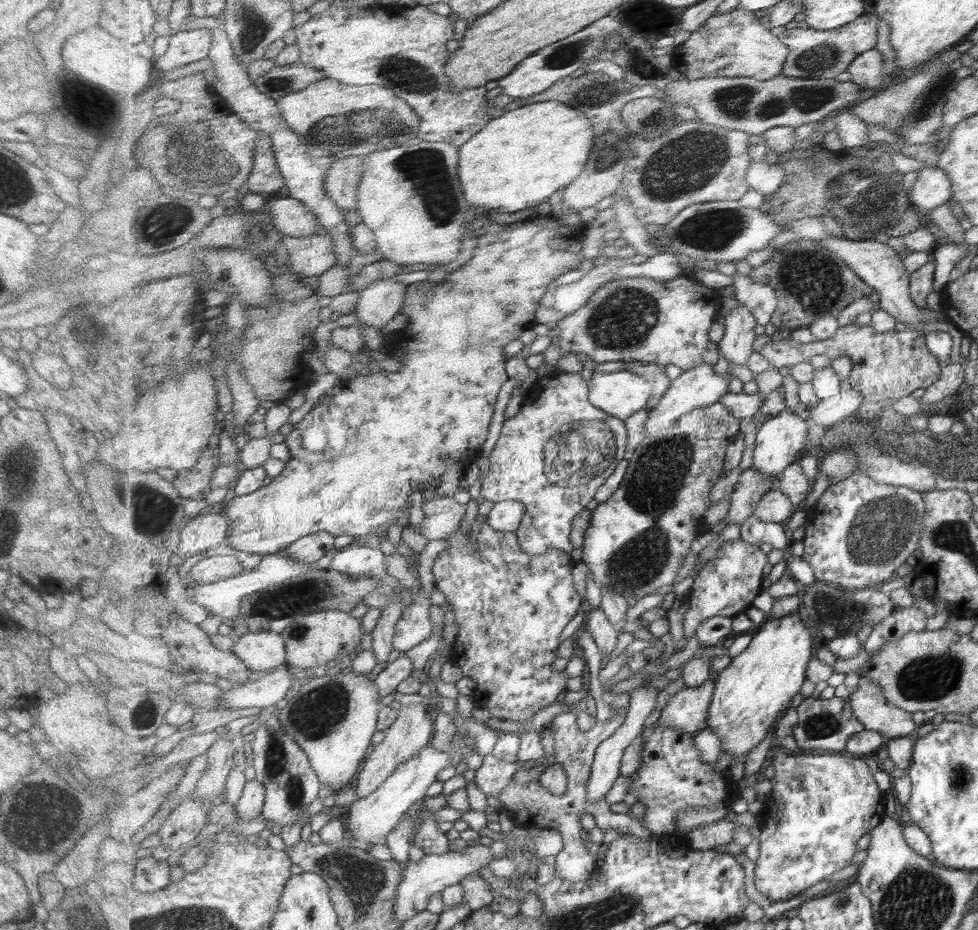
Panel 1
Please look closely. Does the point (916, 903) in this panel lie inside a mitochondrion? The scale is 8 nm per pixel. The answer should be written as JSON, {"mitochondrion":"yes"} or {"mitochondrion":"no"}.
{"mitochondrion":"yes"}

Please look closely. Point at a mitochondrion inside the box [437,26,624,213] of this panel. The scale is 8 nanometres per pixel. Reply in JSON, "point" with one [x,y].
{"point":[562,56]}

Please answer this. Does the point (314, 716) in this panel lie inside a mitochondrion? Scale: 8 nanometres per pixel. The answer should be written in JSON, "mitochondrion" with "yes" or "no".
{"mitochondrion":"yes"}

